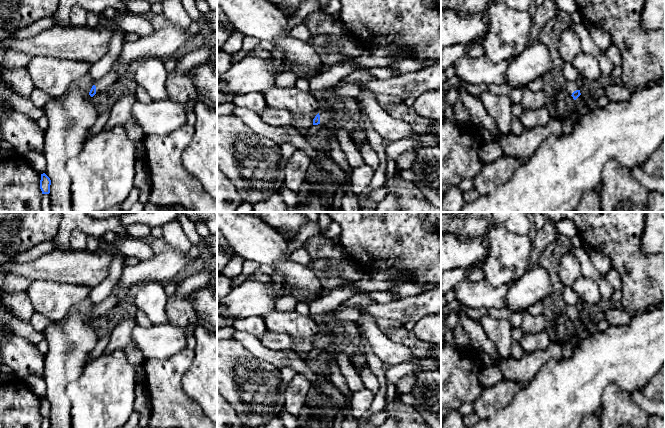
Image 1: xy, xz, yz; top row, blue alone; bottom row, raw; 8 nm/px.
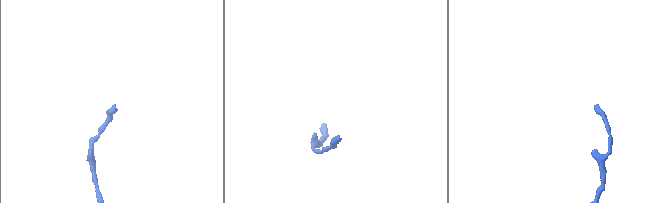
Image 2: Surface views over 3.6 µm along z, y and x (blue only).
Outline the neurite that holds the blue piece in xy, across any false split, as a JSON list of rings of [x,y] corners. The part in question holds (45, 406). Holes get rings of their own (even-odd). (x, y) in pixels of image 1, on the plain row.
[[[45,397],[41,398],[40,413],[42,415],[42,418],[50,417],[50,409],[51,409],[50,402]]]

